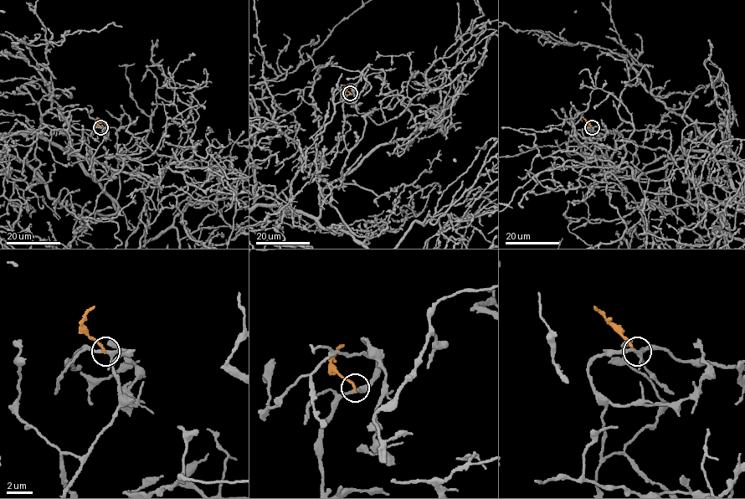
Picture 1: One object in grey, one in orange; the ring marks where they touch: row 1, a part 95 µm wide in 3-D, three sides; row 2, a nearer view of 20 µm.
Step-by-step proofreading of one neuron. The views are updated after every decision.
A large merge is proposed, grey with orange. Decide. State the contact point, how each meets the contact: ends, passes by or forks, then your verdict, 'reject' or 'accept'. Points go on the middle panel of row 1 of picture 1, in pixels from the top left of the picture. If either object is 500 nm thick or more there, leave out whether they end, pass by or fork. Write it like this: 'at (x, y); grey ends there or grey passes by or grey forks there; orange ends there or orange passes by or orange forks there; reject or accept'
at (350, 93); grey forks there; orange ends there; reject

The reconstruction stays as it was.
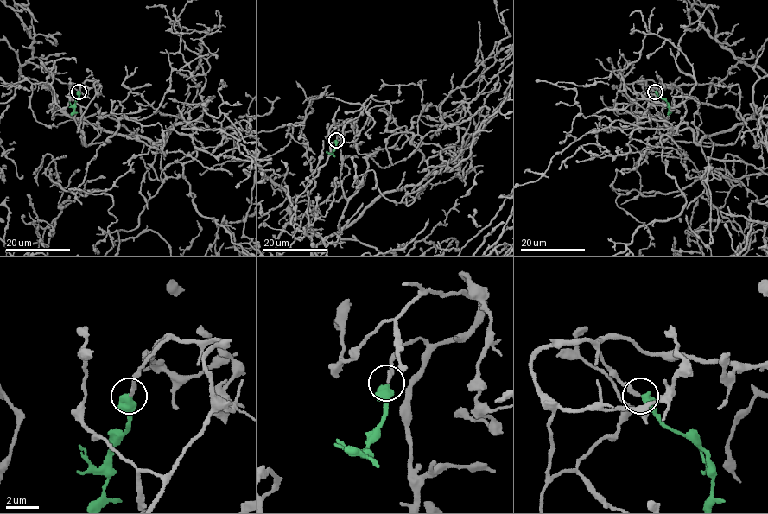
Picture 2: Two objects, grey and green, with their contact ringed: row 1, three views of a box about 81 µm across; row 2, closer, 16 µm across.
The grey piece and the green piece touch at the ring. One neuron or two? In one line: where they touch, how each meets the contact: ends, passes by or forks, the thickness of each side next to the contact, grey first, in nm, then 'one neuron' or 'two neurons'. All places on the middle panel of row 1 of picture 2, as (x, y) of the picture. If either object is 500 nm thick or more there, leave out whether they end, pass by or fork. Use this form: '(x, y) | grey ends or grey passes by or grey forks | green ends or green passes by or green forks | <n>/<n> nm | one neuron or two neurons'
(336, 140) | 240/550 nm | one neuron

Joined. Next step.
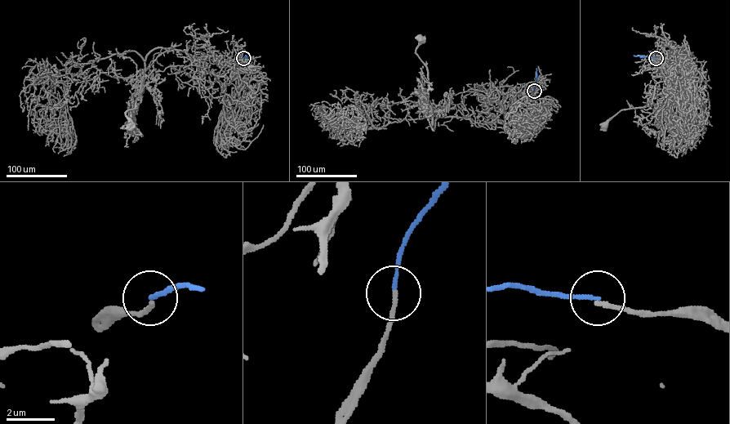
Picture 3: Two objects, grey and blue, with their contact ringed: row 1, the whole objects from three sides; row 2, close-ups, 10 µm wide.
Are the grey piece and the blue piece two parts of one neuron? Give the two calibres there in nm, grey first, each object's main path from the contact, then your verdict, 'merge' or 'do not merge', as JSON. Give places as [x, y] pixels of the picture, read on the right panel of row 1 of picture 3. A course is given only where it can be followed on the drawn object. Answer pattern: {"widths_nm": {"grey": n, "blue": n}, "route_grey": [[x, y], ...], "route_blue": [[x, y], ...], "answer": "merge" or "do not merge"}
{"widths_nm": {"grey": 170, "blue": 150}, "route_grey": [[656, 58], [668, 67], [686, 61], [688, 55], [682, 47], [696, 91], [669, 104], [622, 109], [603, 126]], "route_blue": [[656, 58], [634, 55]], "answer": "do not merge"}

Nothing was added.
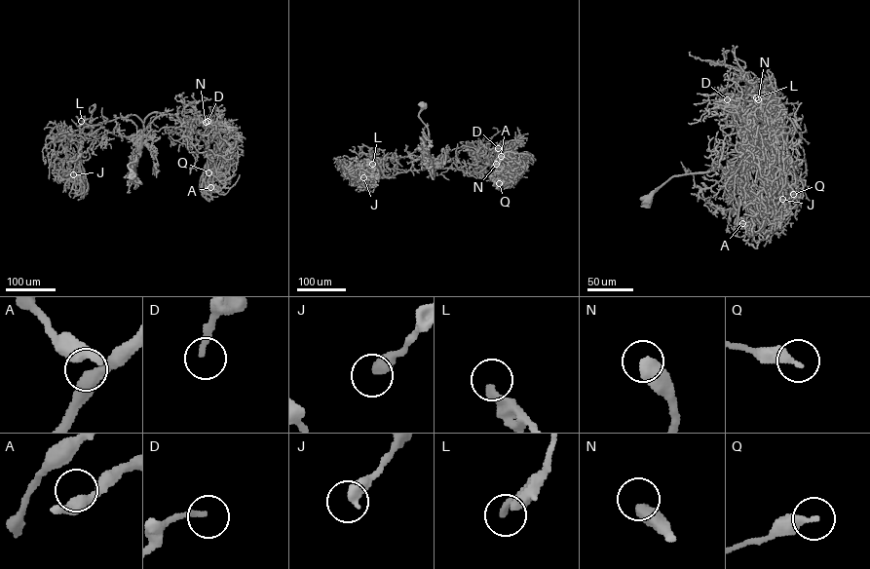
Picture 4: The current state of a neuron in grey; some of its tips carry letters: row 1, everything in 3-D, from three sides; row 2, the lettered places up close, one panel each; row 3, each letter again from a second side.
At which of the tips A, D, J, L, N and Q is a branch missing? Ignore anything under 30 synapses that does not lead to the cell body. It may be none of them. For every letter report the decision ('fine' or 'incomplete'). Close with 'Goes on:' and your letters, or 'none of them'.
A: fine
D: incomplete
J: fine
L: fine
N: incomplete
Q: fine
Goes on: D, N

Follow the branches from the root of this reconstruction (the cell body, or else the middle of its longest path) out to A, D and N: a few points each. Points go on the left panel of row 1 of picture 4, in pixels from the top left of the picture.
A: (132, 175), (128, 165), (140, 156), (145, 119), (154, 112), (166, 112), (190, 125), (208, 141), (210, 187)
D: (132, 175), (128, 165), (140, 156), (143, 124), (150, 114), (166, 112), (194, 120), (204, 128), (208, 121)
N: (132, 175), (128, 165), (140, 156), (143, 124), (148, 115), (166, 112), (183, 120), (203, 124), (206, 122)

